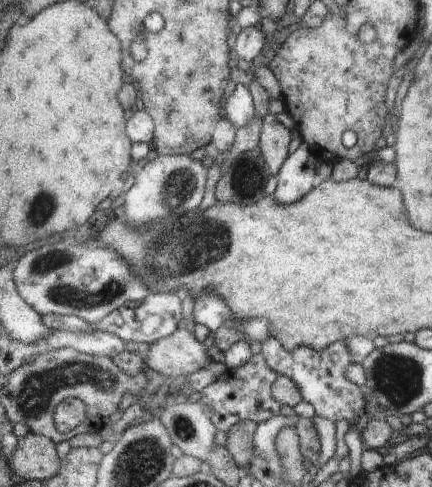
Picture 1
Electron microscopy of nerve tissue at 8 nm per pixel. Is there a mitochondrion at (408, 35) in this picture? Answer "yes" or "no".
no

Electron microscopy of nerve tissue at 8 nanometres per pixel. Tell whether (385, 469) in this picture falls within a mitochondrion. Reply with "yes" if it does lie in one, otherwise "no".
no

